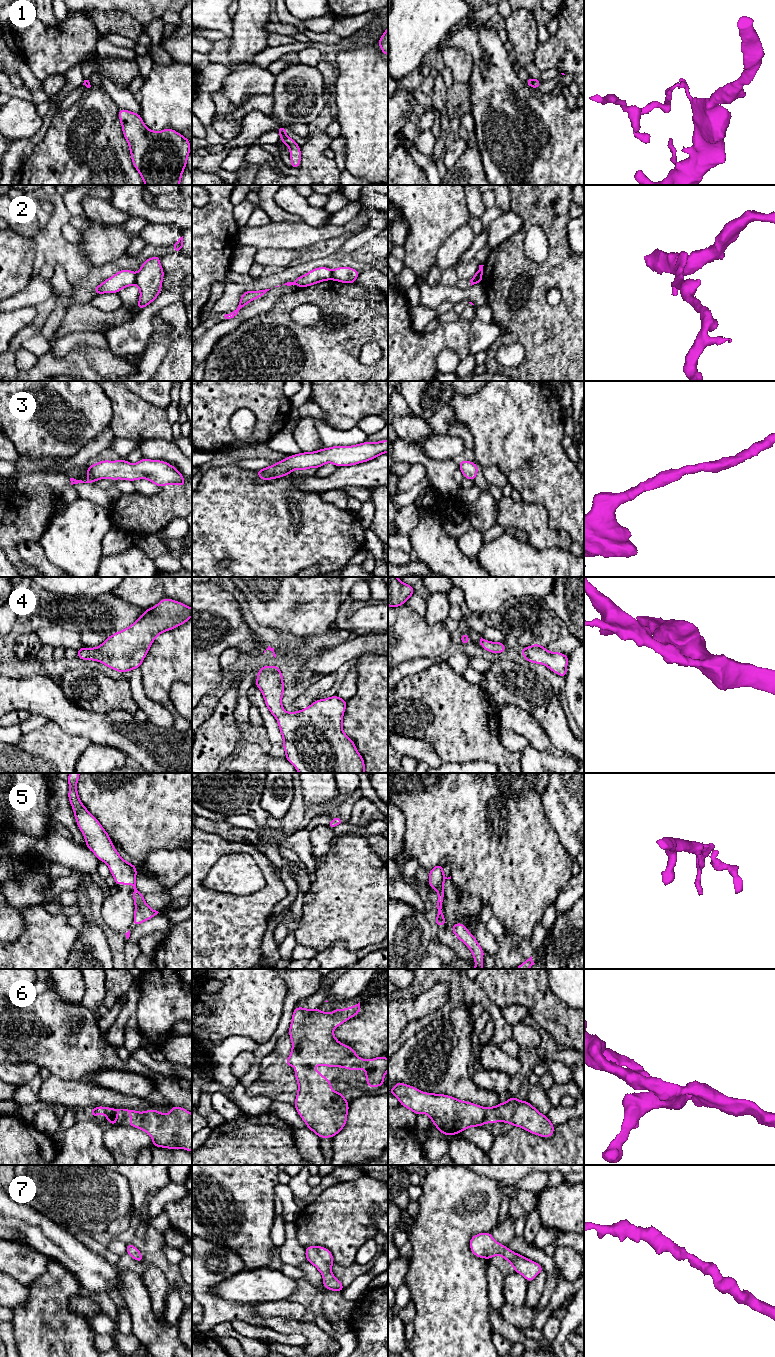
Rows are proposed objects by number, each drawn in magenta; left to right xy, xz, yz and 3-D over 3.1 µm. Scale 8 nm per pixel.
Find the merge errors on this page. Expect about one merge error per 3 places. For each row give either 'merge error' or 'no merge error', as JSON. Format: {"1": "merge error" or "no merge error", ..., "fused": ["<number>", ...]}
{"1": "merge error", "2": "merge error", "3": "no merge error", "4": "no merge error", "5": "merge error", "6": "no merge error", "7": "no merge error", "fused": ["1", "2", "5"]}

